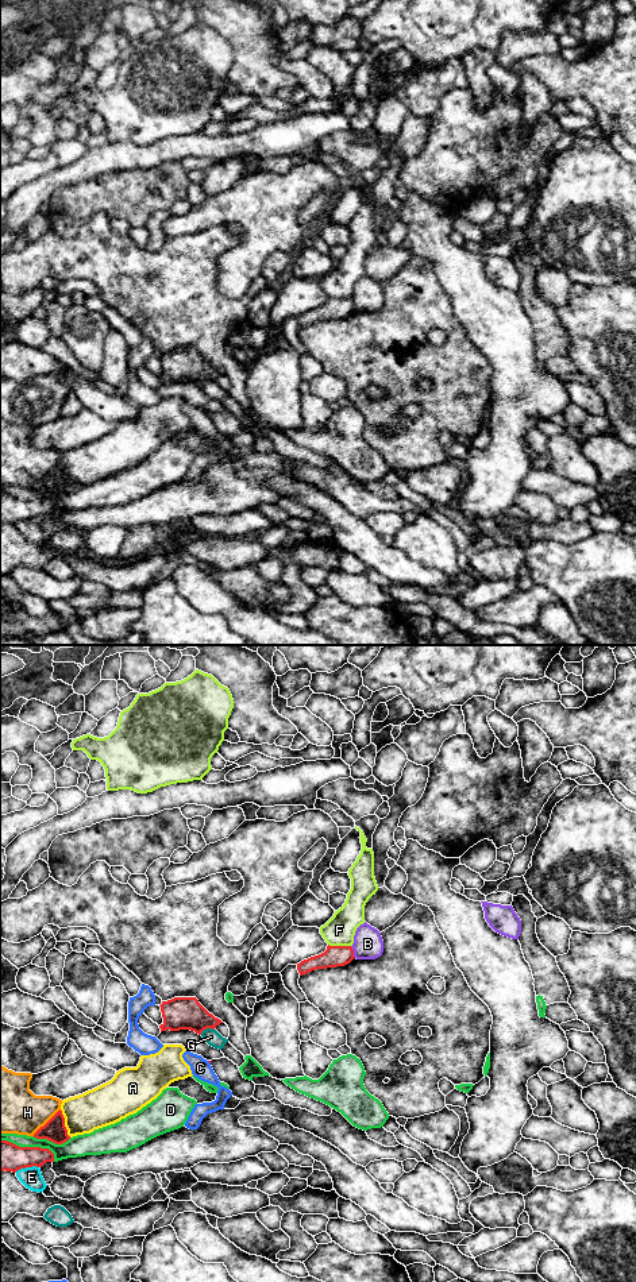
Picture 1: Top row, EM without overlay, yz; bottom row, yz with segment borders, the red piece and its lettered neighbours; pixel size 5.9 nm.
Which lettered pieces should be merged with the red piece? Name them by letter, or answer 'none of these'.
none of these

